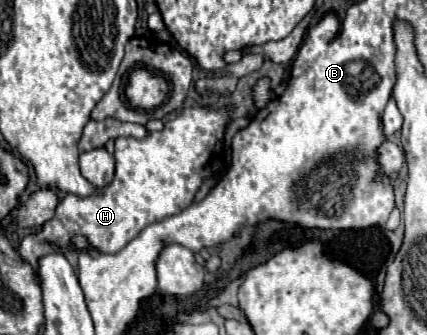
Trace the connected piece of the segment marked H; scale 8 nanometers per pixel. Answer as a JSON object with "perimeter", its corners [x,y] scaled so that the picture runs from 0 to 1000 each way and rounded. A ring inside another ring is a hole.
{"perimeter":[[[480,316],[433,322],[410,358],[391,364],[382,394],[354,394],[340,418],[274,412],[269,418],[269,531],[255,555],[208,591],[152,585],[129,627],[129,645],[82,699],[68,699],[40,734],[49,770],[77,794],[91,836],[91,770],[119,752],[157,758],[171,734],[171,704],[194,699],[208,734],[237,758],[274,758],[293,740],[344,669],[363,651],[419,639],[447,603],[475,537],[475,496],[494,472],[499,436],[522,412],[532,340]]]}

